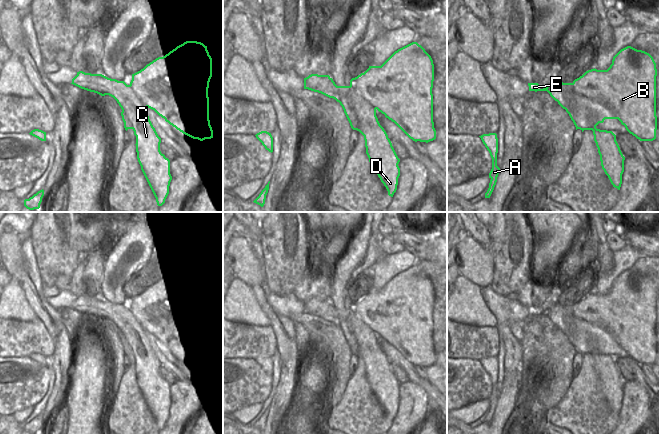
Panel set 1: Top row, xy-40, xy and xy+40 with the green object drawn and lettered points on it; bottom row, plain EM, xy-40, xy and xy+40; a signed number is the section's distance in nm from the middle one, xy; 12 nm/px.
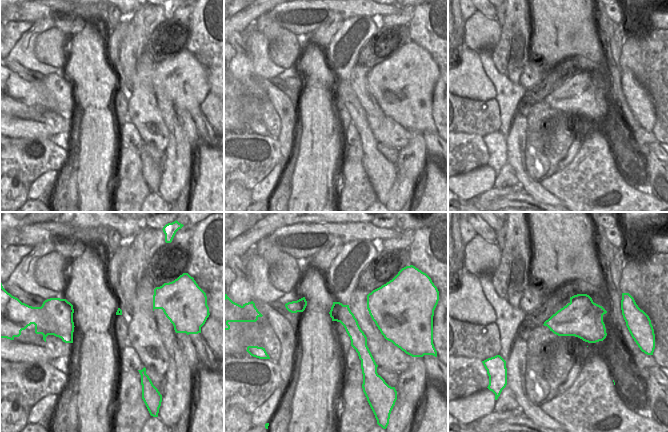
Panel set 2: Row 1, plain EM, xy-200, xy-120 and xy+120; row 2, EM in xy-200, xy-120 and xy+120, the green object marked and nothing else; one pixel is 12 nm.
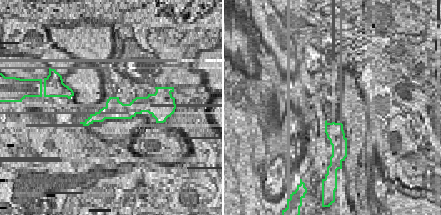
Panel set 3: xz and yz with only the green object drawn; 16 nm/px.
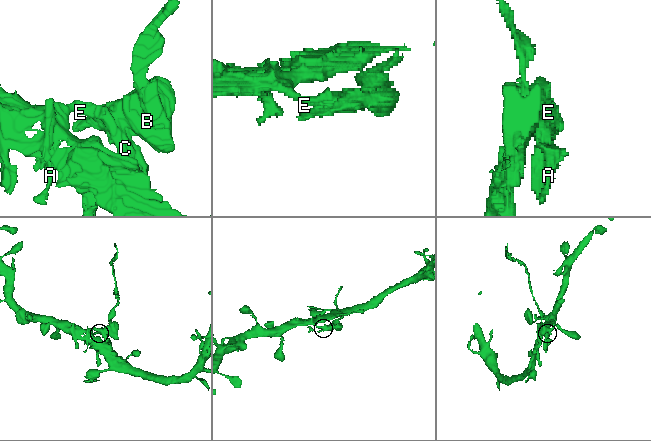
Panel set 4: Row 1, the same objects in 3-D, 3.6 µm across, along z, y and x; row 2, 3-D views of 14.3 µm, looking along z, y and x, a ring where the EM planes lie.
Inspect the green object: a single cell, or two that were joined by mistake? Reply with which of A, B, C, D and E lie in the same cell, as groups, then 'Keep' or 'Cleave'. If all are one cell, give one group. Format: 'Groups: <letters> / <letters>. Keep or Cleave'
Groups: A C D E / B. Cleave

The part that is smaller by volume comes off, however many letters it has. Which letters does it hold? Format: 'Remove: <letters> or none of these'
Remove: B

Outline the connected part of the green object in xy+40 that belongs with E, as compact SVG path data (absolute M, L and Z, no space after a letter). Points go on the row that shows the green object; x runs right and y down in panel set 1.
M556 80L547 87L538 83L528 83L528 86L529 91L547 91L569 114L576 130L593 131L602 169L613 187L620 190L625 157L616 141L616 135L612 131L596 128L605 119L616 119L614 114L605 105L575 93L573 83L563 83Z

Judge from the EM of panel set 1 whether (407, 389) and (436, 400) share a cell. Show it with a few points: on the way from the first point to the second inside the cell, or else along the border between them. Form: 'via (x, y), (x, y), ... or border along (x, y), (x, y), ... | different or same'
border along (411, 381), (425, 391), (426, 414), (429, 417) | different

